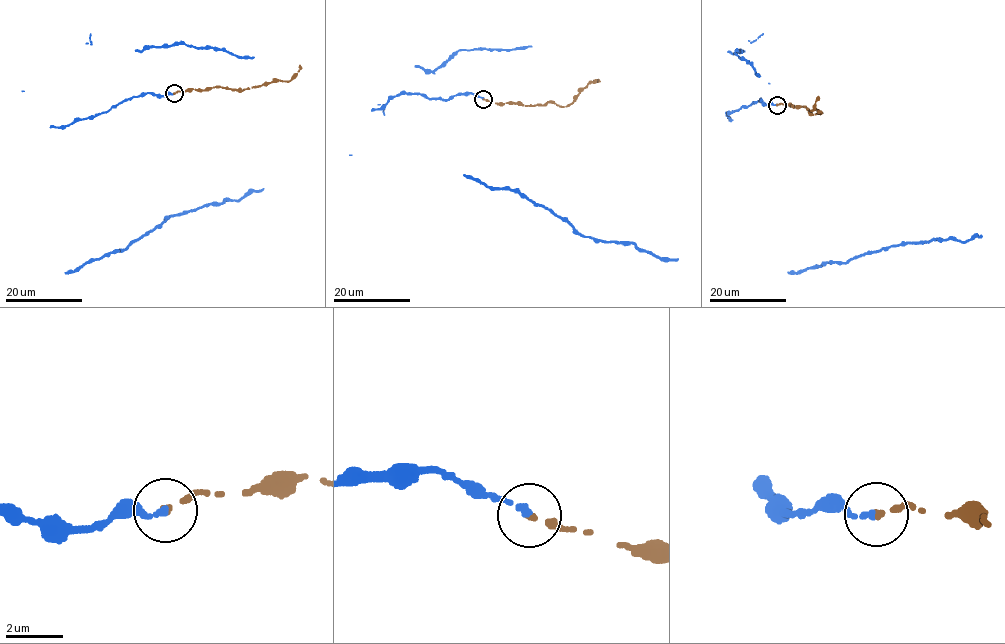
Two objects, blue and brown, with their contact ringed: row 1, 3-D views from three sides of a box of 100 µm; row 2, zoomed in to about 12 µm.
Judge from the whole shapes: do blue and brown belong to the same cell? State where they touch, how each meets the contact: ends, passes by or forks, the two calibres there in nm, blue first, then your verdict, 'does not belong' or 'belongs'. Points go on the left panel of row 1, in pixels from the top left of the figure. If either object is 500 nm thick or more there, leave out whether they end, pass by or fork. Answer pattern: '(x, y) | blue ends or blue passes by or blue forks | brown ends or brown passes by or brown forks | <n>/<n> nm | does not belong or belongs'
(174, 93) | blue ends | brown ends | 220/200 nm | belongs

